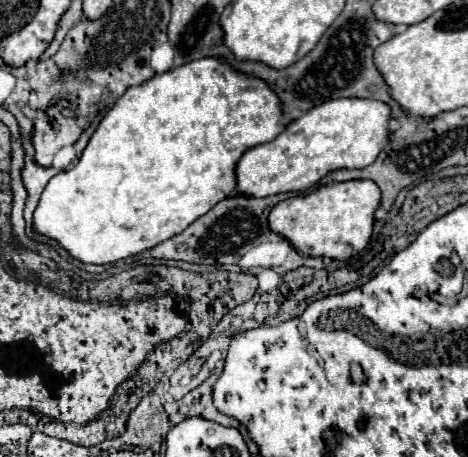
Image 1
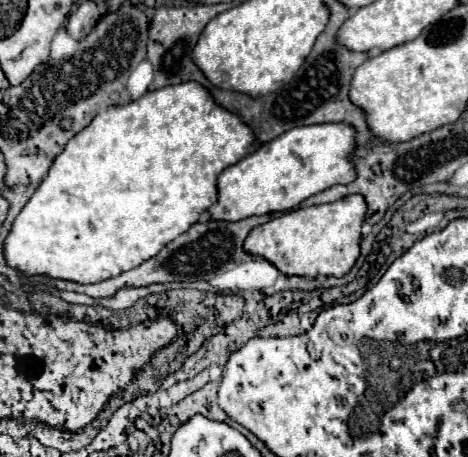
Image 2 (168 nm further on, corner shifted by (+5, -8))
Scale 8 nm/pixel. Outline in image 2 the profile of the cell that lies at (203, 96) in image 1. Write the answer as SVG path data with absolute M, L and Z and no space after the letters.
M194 80L174 84L174 86L166 86L166 88L160 88L160 90L150 90L142 98L132 100L124 106L110 106L104 112L100 112L82 132L78 132L66 144L64 152L54 160L48 176L42 180L42 184L36 188L36 192L32 194L28 204L22 208L22 212L18 214L18 218L12 226L10 236L6 238L6 248L4 248L6 262L10 266L18 266L22 276L46 274L46 276L52 276L52 278L74 280L74 282L80 282L80 284L100 282L100 280L118 276L126 270L132 270L132 268L140 266L142 262L150 260L152 256L156 256L168 242L172 242L174 238L184 234L192 224L206 218L208 208L218 200L216 180L218 180L220 172L226 170L228 166L236 164L238 160L246 158L252 152L254 142L256 142L256 134L254 134L252 126L248 126L236 112L230 112L224 106L220 106L212 98L208 88L204 88L200 82L194 82Z

